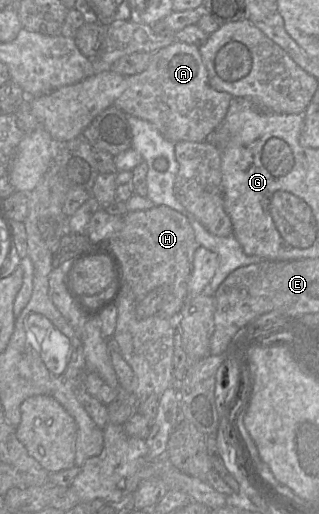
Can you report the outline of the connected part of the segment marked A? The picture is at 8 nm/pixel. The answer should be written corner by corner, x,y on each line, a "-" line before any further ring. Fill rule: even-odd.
179,40
152,53
143,72
125,79
126,88
113,105
126,114
149,121
173,143
208,140
224,120
233,98
210,86
199,46

